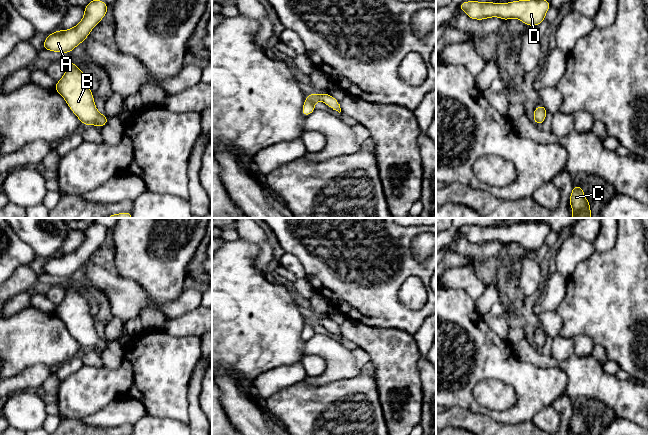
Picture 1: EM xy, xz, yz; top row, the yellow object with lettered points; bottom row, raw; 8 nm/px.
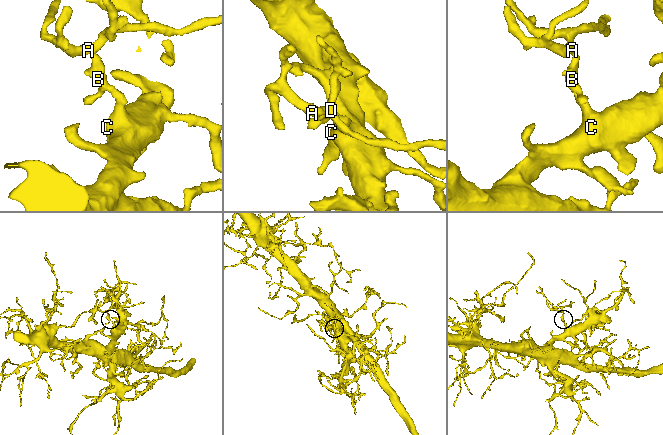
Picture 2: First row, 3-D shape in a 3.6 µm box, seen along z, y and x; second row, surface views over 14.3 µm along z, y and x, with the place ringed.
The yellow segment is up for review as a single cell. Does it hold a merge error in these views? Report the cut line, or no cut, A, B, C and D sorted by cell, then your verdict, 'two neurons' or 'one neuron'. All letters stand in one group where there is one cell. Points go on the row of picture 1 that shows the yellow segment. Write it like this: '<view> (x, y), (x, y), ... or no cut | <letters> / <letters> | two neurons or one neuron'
no cut | A B C D | one neuron

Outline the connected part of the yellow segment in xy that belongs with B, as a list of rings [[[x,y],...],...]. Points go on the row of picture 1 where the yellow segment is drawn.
[[[66,62],[64,76],[56,82],[54,90],[66,101],[71,111],[83,125],[104,127],[109,117],[98,112],[93,92],[89,90],[89,79],[85,73],[75,66],[75,62]]]

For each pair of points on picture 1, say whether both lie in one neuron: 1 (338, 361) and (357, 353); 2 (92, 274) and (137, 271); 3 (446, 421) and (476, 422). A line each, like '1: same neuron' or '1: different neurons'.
1: different neurons
2: different neurons
3: same neuron

